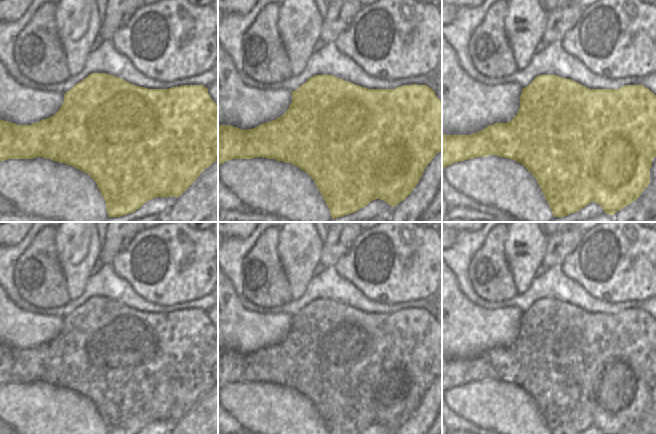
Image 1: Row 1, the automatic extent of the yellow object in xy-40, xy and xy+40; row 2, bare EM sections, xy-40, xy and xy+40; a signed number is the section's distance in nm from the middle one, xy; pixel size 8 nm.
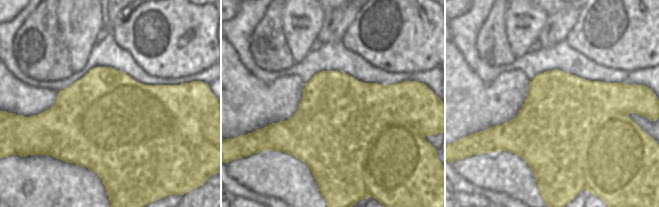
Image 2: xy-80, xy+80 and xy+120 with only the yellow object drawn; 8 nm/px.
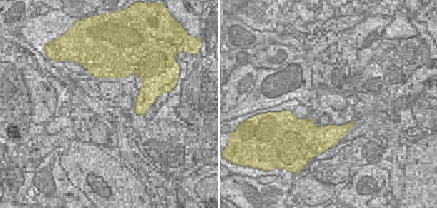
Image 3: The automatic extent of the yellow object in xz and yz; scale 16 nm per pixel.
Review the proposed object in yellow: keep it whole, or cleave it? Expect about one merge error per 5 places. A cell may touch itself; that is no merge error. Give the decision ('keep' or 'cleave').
cleave

